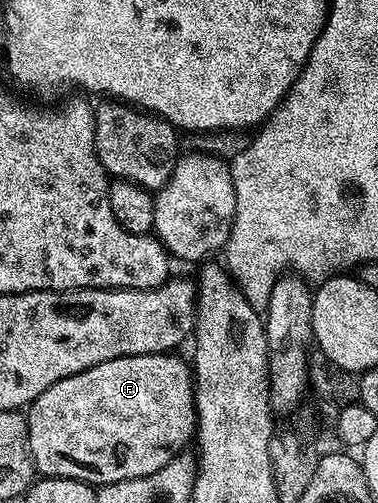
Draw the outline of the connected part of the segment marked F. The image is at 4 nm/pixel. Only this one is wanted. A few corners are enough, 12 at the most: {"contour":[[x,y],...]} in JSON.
{"contour":[[122,356],[25,412],[36,473],[102,486],[176,459],[192,365]]}

